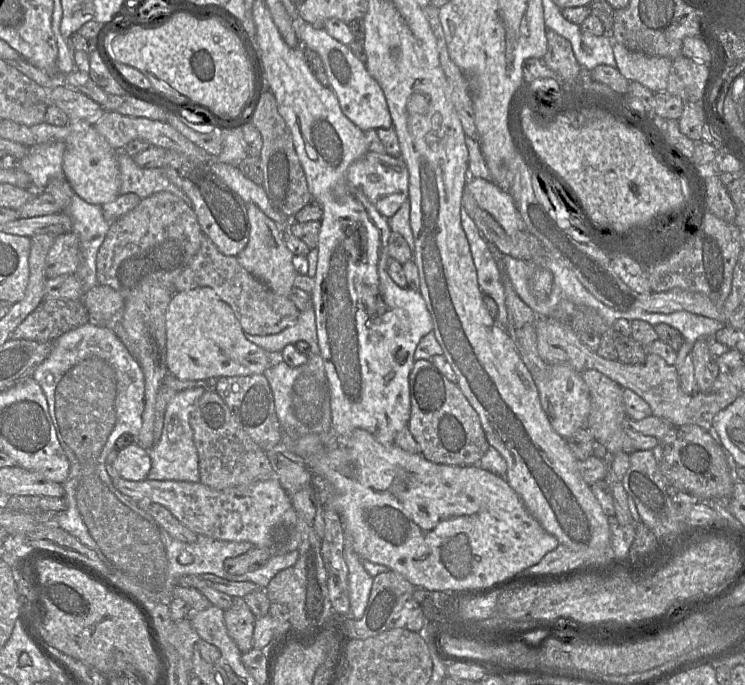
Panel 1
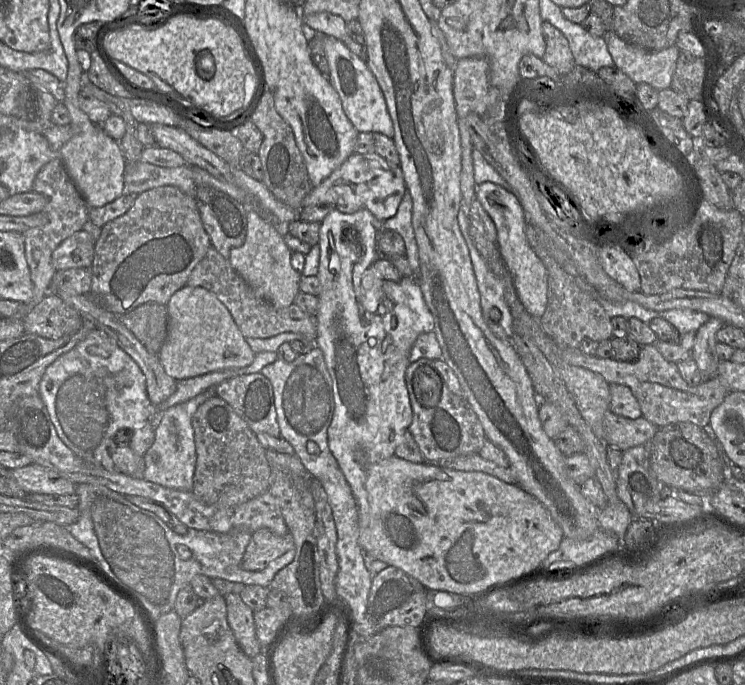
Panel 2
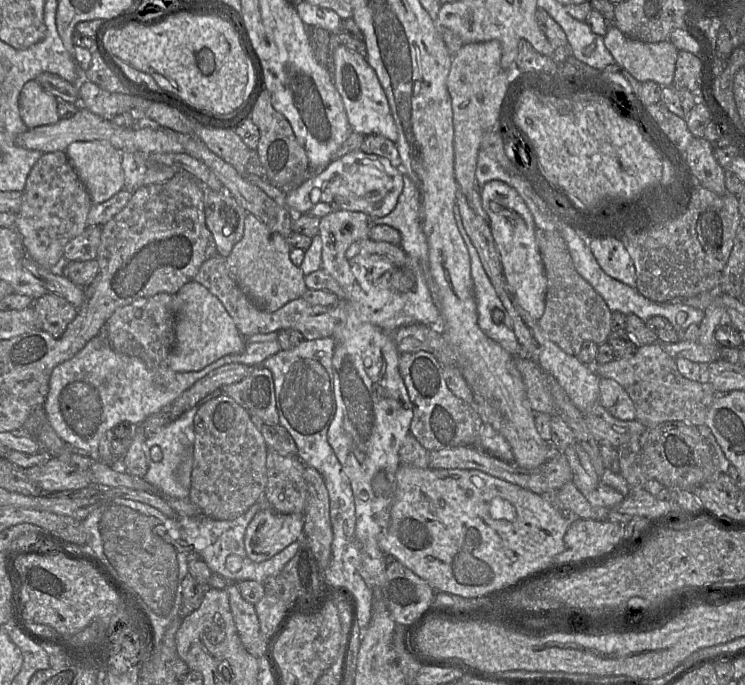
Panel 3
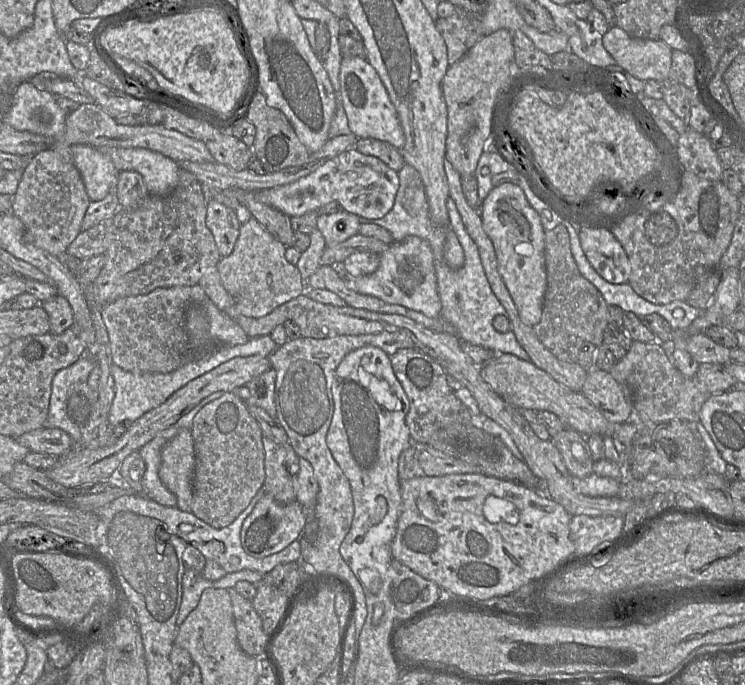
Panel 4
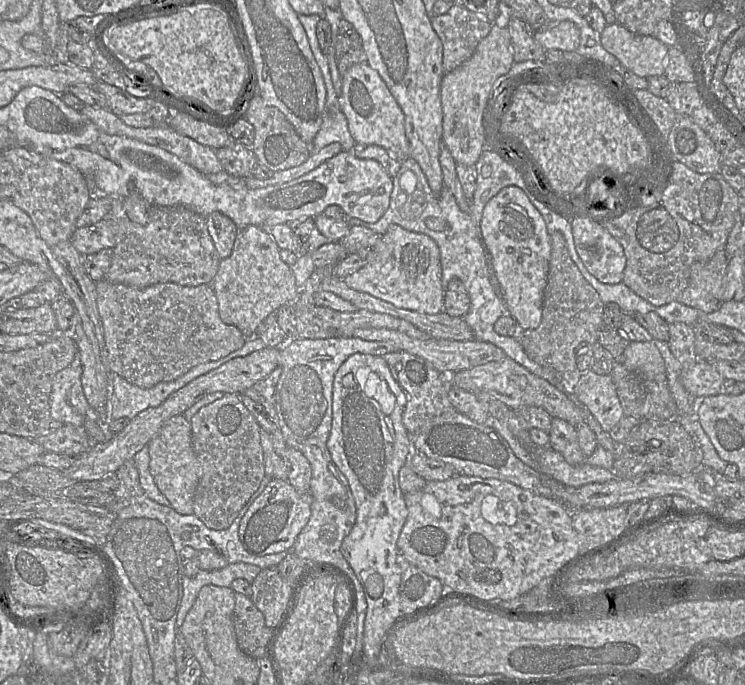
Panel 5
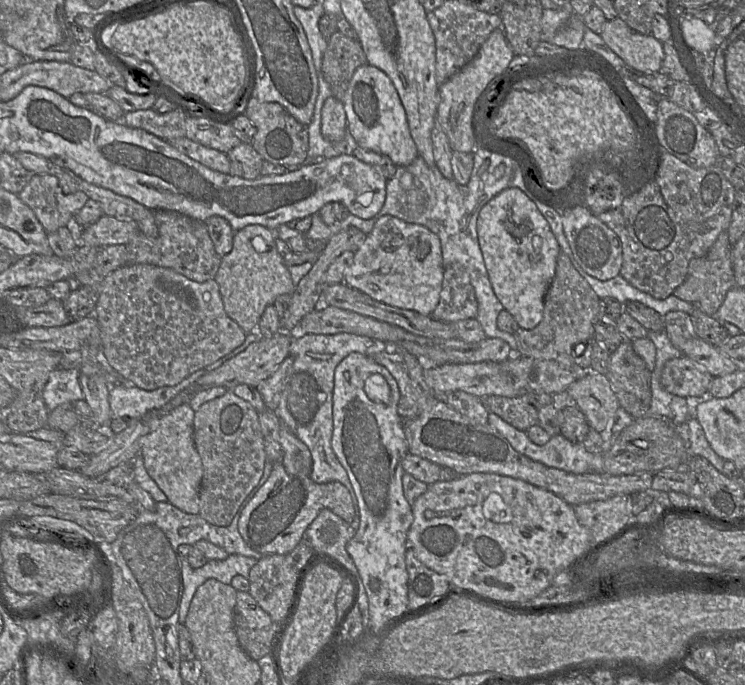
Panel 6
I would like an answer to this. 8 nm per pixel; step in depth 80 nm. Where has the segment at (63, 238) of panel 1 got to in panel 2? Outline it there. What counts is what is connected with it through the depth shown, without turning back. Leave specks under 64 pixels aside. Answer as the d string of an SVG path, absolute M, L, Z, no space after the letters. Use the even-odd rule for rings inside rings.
M80 230L62 241L53 251L51 262L56 271L91 268L96 241L86 230Z

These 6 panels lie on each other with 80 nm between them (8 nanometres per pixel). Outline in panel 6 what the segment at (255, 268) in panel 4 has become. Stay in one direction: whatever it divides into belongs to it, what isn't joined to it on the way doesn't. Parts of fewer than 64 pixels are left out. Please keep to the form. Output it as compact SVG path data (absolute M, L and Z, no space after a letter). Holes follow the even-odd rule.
M251 224L236 231L232 250L221 258L214 278L219 286L225 312L246 335L258 326L268 305L273 305L280 295L292 295L295 289L283 256L277 251L275 240L274 230L262 225Z

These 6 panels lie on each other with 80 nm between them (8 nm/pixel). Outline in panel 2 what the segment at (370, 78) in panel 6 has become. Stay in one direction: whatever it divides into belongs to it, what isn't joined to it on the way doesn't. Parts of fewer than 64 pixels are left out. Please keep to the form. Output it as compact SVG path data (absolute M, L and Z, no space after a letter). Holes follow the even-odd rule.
M323 37L324 51L329 66L329 81L338 93L342 108L358 132L379 132L394 137L394 127L381 88L366 61L348 49L342 40Z

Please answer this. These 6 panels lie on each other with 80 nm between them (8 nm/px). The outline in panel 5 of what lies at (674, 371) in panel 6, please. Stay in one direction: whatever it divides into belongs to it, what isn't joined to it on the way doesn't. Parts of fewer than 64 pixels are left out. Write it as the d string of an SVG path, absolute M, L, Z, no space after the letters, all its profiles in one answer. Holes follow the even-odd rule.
M700 360L688 370L682 369L681 383L696 398L722 394L726 379L710 363Z

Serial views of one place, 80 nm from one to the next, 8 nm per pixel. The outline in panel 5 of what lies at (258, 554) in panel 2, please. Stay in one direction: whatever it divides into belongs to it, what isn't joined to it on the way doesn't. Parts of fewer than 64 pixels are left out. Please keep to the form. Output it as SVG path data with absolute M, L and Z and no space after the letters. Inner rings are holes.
M272 480L254 500L240 522L239 537L243 546L250 553L259 556L290 549L309 522L311 505L310 493L298 492L289 481Z

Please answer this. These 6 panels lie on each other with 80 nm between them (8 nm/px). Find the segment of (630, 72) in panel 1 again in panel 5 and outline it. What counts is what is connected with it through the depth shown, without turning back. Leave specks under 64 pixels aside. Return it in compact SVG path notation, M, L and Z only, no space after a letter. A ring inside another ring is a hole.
M615 22L600 33L602 46L634 74L648 78L663 75L669 47L655 36L635 34Z

